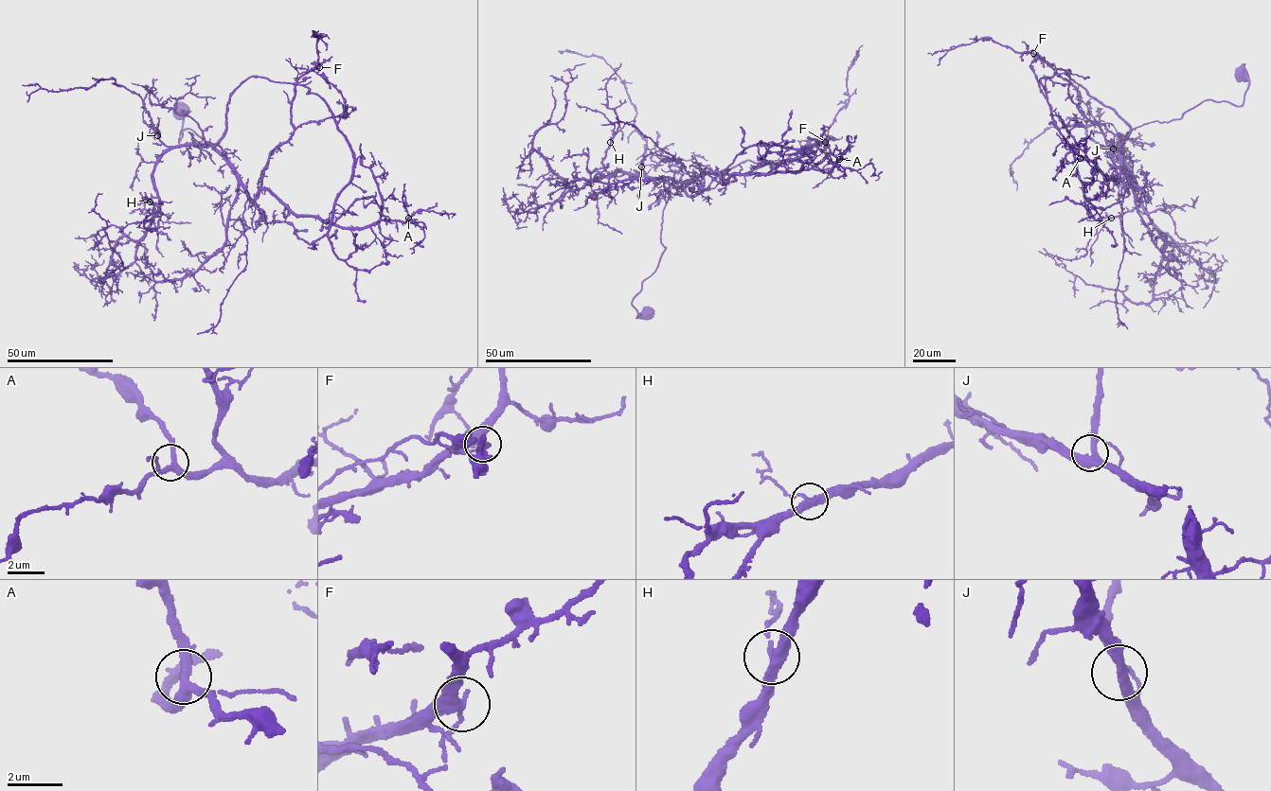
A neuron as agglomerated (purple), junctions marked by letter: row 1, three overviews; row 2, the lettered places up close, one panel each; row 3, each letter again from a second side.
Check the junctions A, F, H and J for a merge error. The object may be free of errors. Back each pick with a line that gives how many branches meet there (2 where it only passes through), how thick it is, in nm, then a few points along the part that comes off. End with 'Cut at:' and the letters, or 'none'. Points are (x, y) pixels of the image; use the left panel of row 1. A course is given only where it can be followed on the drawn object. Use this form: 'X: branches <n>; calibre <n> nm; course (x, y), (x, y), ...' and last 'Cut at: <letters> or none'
F: branches 3; calibre 320 nm; course (319, 67), (317, 72), (299, 74), (289, 58)
Cut at: F

